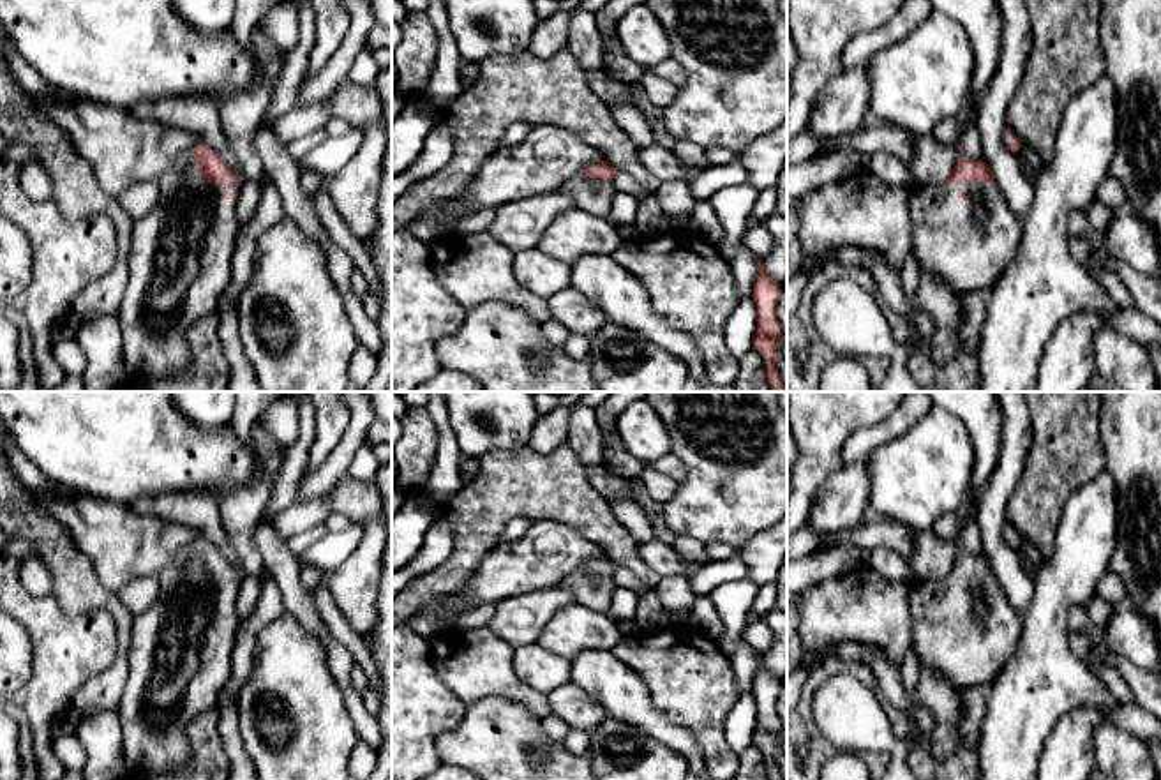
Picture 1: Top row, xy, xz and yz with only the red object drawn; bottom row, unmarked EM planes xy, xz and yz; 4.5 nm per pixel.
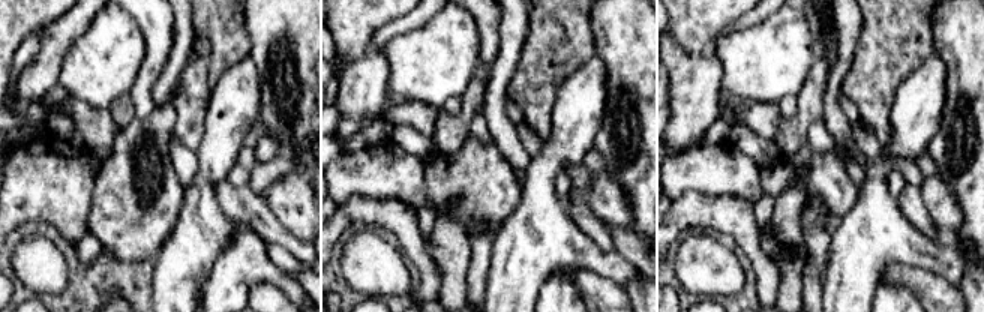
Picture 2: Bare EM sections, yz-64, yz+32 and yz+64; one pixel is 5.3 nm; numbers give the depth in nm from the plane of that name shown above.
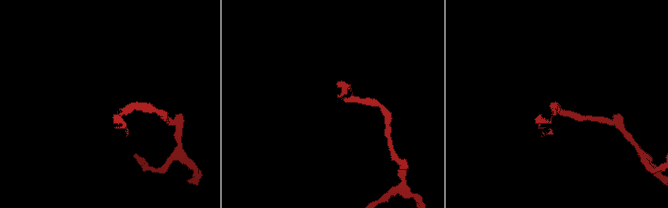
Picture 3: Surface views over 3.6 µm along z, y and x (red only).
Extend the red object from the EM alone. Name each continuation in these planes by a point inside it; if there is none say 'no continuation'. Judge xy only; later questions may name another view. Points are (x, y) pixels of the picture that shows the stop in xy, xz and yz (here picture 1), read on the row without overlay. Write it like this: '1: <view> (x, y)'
1: xy (180, 650)

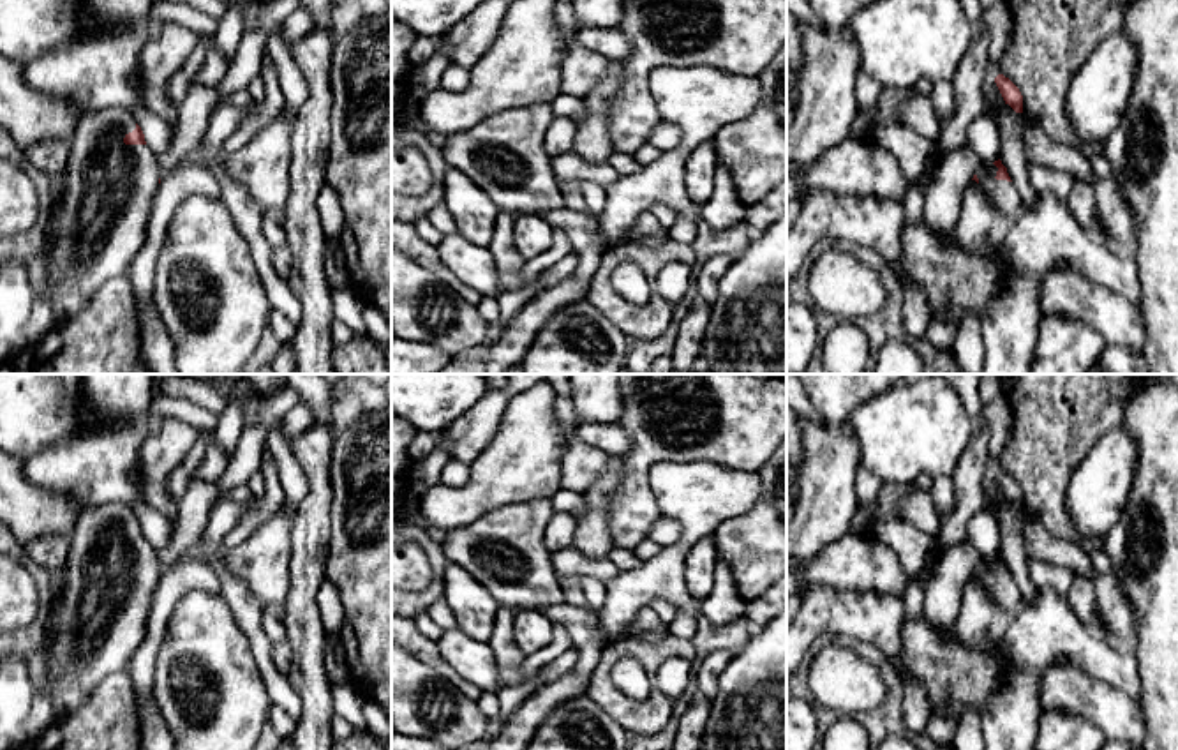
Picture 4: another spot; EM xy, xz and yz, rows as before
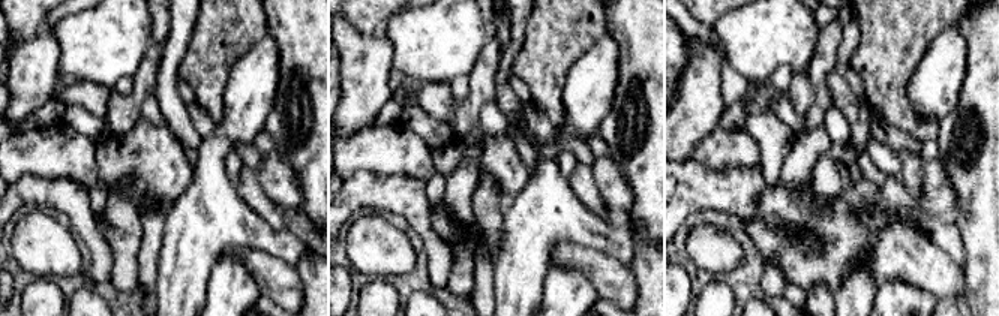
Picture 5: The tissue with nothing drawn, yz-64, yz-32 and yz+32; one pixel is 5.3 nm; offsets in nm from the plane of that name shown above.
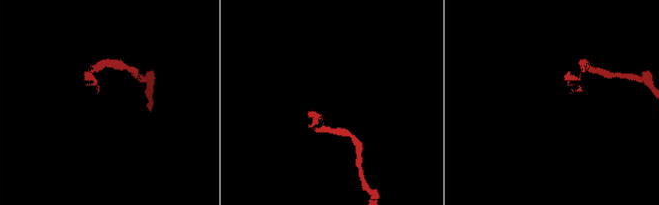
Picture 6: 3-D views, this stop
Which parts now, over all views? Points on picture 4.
1: xy (101, 613)

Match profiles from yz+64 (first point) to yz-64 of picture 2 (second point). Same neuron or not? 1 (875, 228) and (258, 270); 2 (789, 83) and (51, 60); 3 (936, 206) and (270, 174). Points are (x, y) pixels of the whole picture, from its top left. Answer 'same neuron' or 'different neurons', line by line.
1: different neurons
2: different neurons
3: different neurons

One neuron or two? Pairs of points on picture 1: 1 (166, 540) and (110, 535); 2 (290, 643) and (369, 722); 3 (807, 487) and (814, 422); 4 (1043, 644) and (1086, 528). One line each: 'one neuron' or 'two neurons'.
1: one neuron
2: two neurons
3: one neuron
4: one neuron

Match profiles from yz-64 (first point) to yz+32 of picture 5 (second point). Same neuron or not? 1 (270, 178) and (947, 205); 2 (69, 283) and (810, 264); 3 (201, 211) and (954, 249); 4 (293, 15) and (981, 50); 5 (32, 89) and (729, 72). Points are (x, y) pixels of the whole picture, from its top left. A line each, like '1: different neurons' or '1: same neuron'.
1: same neuron
2: different neurons
3: same neuron
4: same neuron
5: different neurons

